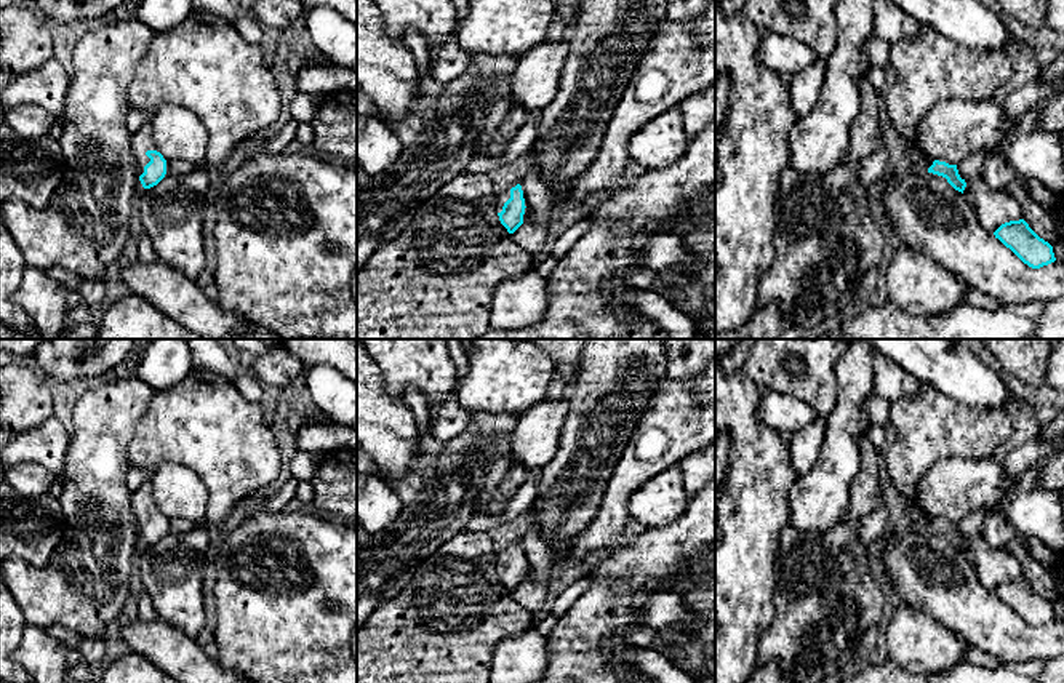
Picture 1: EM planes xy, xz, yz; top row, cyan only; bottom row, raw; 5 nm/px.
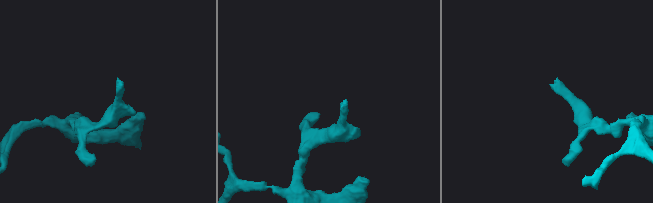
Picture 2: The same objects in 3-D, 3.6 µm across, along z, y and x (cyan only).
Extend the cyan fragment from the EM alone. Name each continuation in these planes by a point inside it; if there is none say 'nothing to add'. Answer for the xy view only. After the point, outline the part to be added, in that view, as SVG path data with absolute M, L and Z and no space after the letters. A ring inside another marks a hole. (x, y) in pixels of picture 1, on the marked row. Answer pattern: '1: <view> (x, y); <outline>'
1: xy (204, 64); M194 10L176 27L155 34L128 88L128 104L147 117L131 138L141 176L150 162L146 152L157 150L150 120L158 106L174 104L192 110L210 136L208 163L221 165L238 144L261 136L278 118L280 90L272 69L264 62L259 43L243 40L230 21Z

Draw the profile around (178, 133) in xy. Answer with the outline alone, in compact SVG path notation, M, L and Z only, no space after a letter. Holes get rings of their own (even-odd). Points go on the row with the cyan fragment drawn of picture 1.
M162 104L152 114L152 136L157 152L170 160L187 160L197 168L208 163L210 136L200 118L189 109Z

